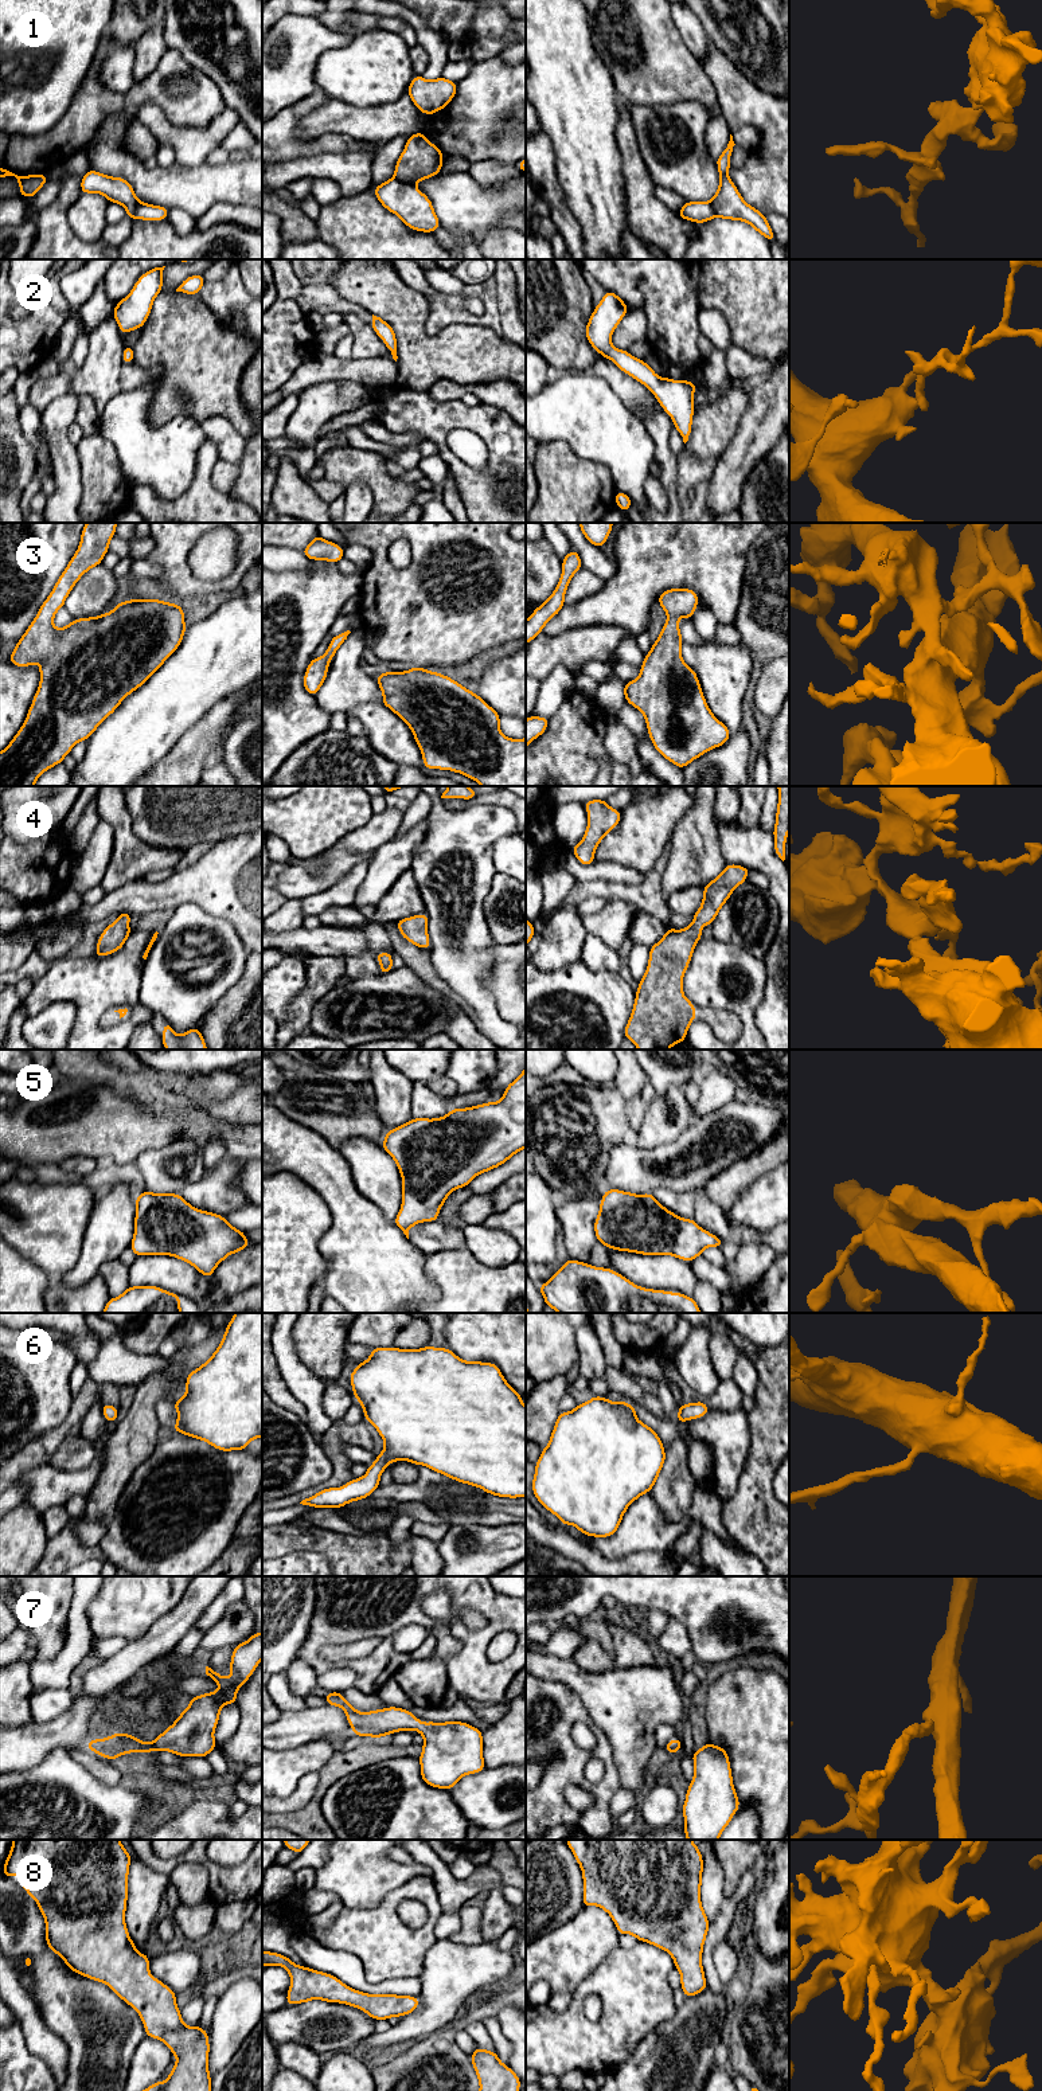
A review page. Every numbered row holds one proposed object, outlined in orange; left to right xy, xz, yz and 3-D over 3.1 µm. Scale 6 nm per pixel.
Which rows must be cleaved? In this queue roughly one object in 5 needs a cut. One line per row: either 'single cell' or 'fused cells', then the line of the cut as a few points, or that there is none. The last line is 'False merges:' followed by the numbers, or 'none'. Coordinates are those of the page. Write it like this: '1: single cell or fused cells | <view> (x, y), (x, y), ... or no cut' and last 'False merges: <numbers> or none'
1: fused cells | xz (394, 176), (414, 186)
2: single cell | no cut
3: single cell | no cut
4: single cell | no cut
5: single cell | no cut
6: single cell | no cut
7: single cell | no cut
8: single cell | no cut
False merges: 1

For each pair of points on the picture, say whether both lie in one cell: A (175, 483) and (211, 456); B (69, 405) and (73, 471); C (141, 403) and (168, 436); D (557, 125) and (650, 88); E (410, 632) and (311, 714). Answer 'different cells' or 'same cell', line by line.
A: different cells
B: same cell
C: same cell
D: different cells
E: different cells

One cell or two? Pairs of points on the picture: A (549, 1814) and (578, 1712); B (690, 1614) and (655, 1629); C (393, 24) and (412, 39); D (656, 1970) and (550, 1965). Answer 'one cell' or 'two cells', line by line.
A: one cell
B: two cells
C: one cell
D: two cells

